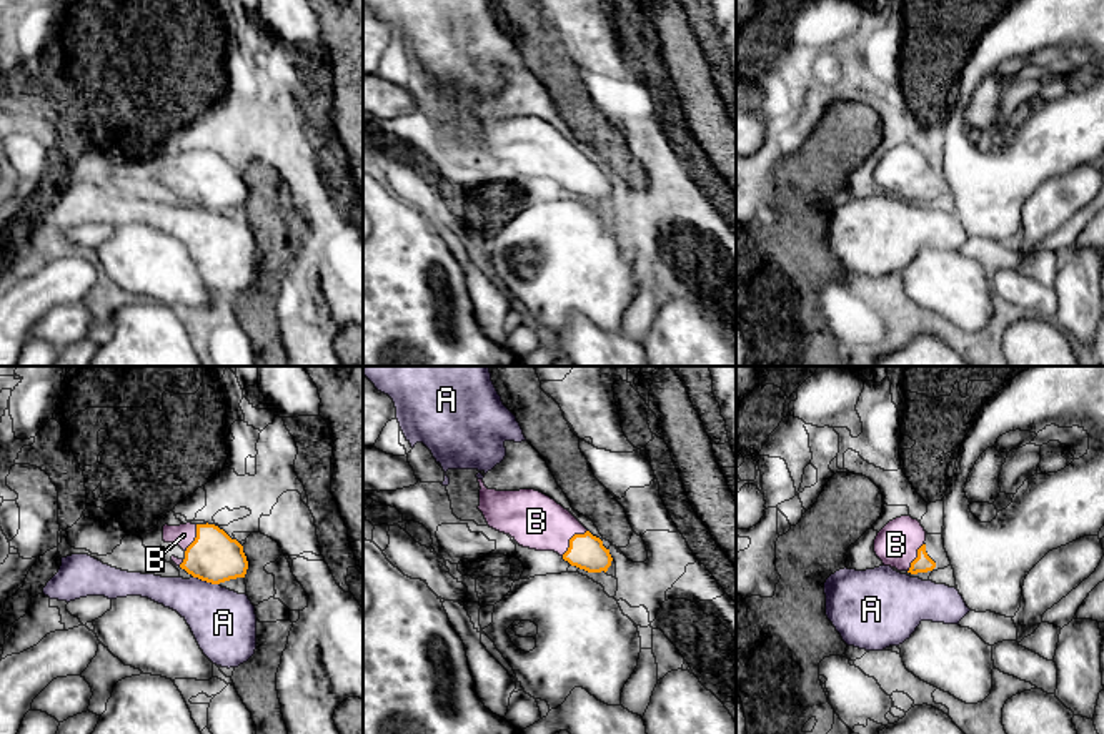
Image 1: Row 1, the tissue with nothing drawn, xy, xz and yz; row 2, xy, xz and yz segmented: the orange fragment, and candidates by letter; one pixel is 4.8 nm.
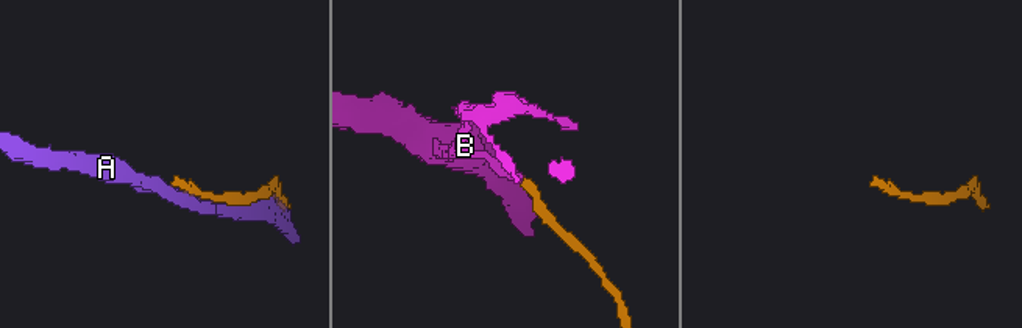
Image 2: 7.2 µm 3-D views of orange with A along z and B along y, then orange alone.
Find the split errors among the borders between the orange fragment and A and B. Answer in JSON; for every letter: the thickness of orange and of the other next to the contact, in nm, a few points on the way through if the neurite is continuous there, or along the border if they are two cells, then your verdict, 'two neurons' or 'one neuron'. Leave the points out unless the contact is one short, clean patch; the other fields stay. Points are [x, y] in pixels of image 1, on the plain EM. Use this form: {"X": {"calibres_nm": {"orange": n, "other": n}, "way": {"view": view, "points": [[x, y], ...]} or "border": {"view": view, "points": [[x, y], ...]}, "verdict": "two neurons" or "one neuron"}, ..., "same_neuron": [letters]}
{"A": {"calibres_nm": {"orange": 240, "other": 320}, "verdict": "two neurons"}, "B": {"calibres_nm": {"orange": 170, "other": 260}, "way": {"view": "xz", "points": [[586, 178], [570, 167], [558, 157], [537, 148]]}, "verdict": "one neuron"}, "same_neuron": ["B"]}

